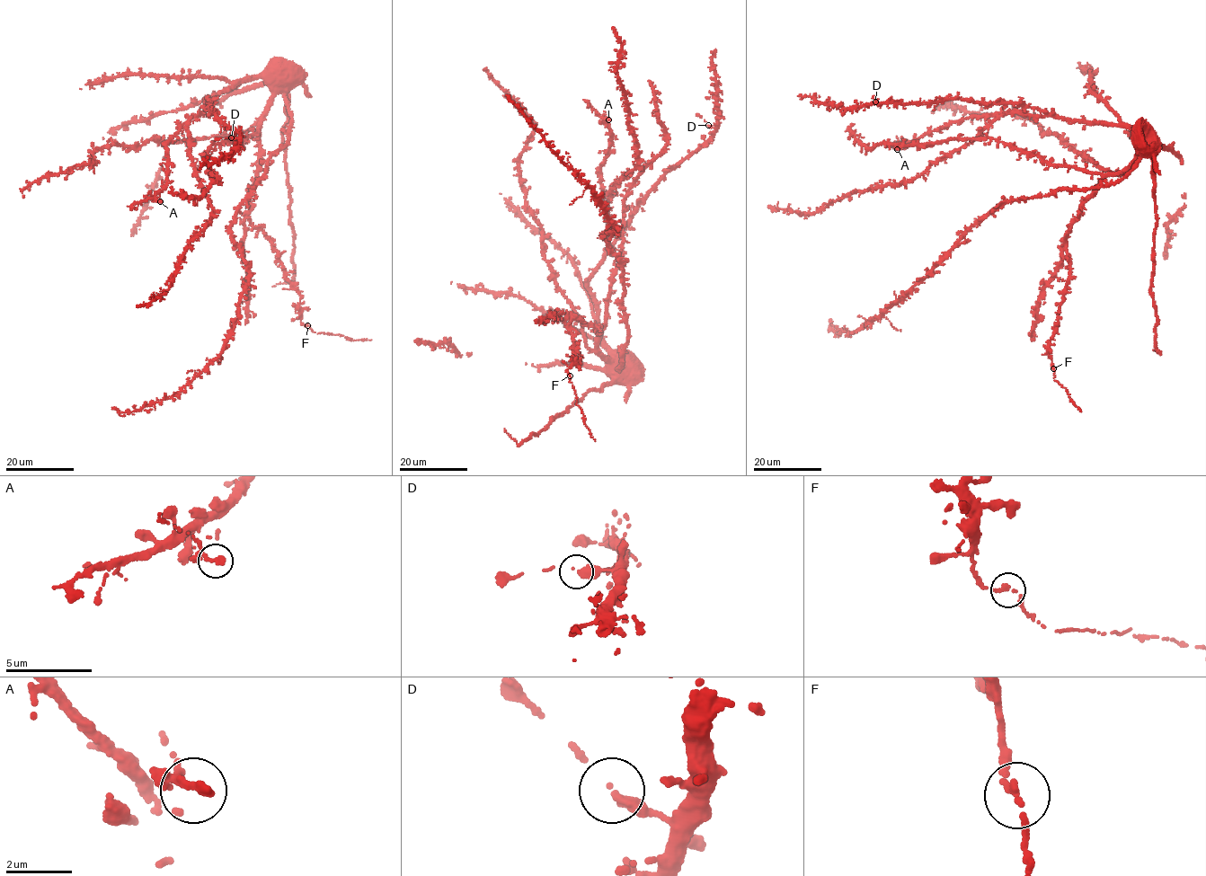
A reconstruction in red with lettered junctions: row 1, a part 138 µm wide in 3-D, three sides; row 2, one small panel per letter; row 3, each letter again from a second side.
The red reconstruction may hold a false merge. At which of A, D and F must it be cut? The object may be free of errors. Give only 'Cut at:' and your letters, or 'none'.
Cut at: F

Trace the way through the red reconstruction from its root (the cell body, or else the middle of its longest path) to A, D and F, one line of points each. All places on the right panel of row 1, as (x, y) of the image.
A: (1139, 156), (1136, 146), (1139, 132), (1125, 126), (1008, 111), (971, 116), (902, 143), (897, 149)
D: (1139, 156), (1137, 130), (1102, 121), (1072, 121), (1024, 104), (983, 104), (964, 99), (911, 104), (875, 101)
F: (1139, 156), (1101, 181), (1082, 202), (1080, 216), (1067, 234), (1069, 274), (1049, 344), (1053, 368)

